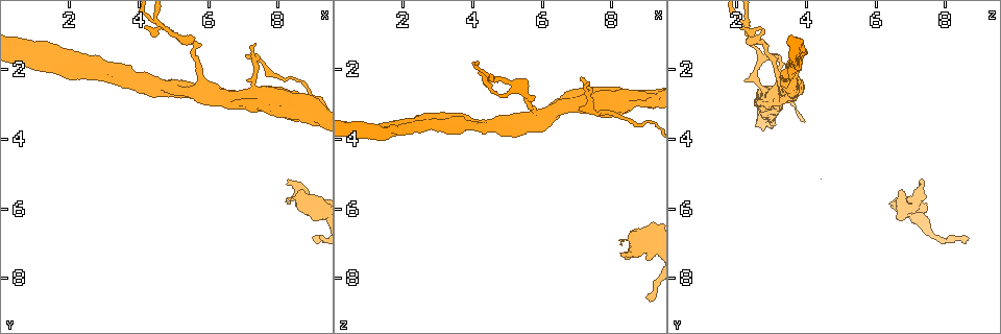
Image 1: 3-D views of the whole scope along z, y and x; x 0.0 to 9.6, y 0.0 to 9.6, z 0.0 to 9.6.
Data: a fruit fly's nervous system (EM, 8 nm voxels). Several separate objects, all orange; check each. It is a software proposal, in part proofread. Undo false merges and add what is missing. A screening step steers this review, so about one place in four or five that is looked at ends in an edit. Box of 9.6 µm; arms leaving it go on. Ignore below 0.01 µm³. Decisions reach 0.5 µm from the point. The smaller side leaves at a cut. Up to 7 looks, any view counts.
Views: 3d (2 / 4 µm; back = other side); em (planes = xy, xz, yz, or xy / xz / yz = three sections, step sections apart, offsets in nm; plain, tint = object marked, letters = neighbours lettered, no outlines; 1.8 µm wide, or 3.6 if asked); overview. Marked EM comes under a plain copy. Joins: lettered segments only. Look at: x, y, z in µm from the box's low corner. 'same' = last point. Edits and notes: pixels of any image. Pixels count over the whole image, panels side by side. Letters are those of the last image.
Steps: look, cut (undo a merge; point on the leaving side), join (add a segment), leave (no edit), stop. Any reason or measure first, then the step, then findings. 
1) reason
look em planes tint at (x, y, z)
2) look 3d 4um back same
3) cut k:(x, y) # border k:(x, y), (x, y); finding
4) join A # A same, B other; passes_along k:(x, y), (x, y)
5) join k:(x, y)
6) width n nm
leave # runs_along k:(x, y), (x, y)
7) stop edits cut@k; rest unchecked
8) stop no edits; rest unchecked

sharp bend
look 3d 4um at (4.60, 0.75, 2.30)

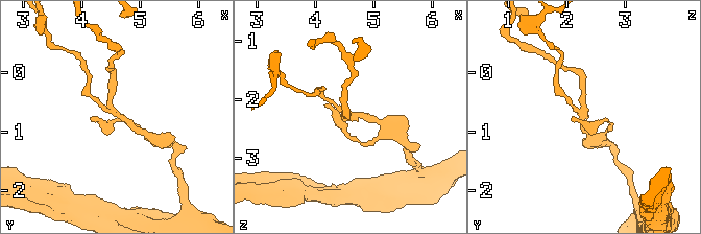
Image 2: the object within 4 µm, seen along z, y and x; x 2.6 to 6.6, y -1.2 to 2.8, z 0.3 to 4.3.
shape alone is not enough
look em xz step 4 tint at (4.60, 0.70, 2.25)

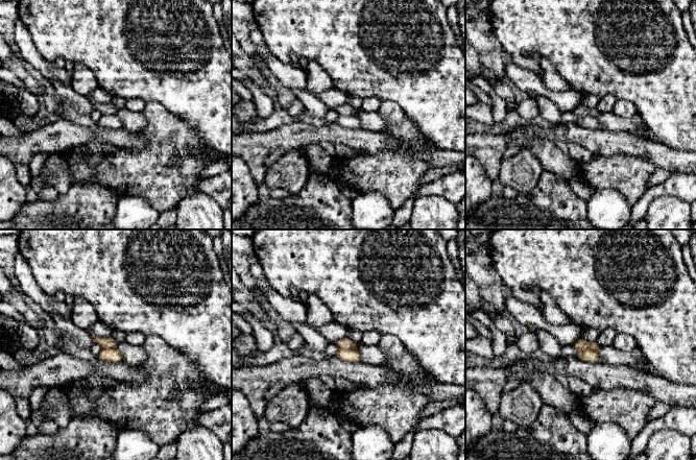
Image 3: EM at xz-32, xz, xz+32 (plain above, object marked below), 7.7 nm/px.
look em planes letters same

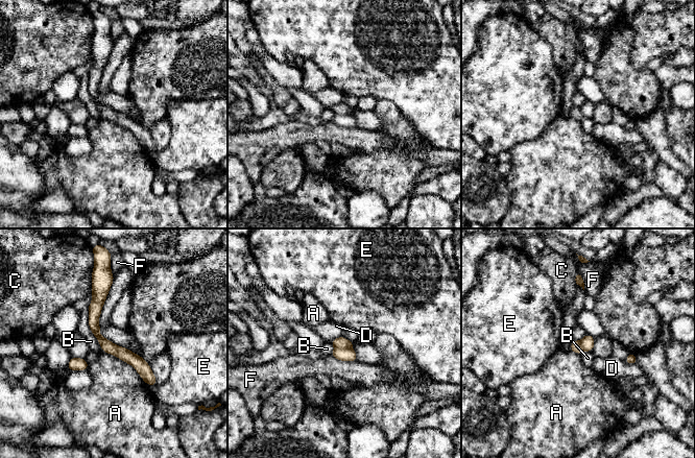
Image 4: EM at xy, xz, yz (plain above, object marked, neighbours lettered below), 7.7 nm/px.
width 100 nm; longest_contact A 420 nm
cut 4:(344, 354) # A other, B other, C other, D other, E other, F other; a second neuron is stuck on

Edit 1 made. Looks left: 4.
closes a loop
look em planes letters at (0.60, 1.40, 3.70)

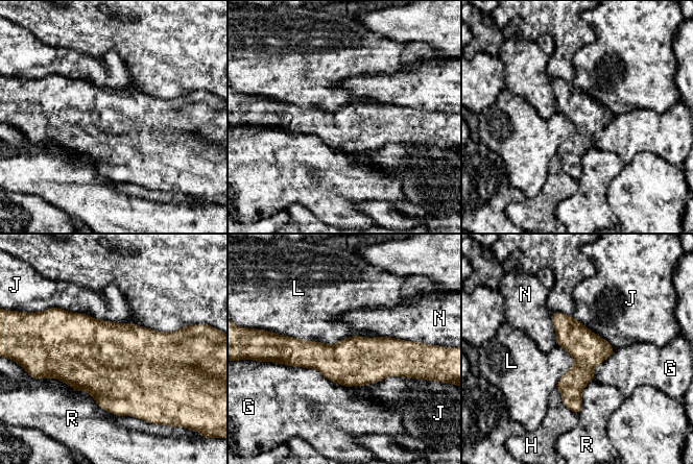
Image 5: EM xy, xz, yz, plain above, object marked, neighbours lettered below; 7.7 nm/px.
longest_contact L 800 nm
leave # G other, H other, J other, L other, N other, R other; runs_along 5:(282, 345), (318, 356), (407, 356); all the same neuron

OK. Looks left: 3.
an open end
look em planes letters at (8.95, 6.80, 8.50)

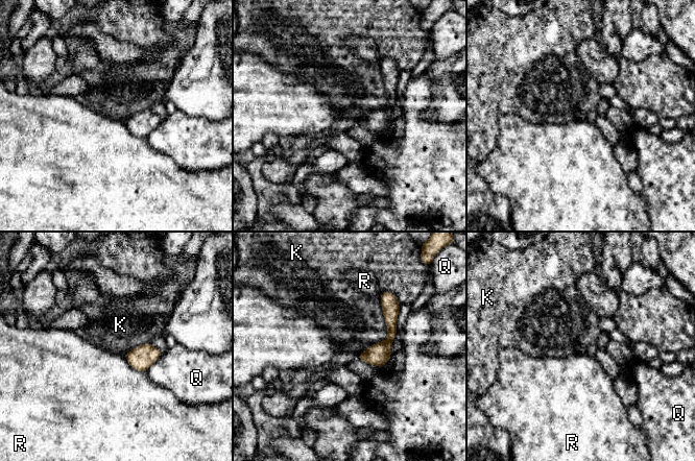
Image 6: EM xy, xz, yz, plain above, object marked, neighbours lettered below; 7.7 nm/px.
width 100 nm
leave # K other, Q other, R other; border 6:(391, 291), (387, 337), (357, 356); none of them fits

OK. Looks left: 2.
stop edits cut@4; rest unchecked

